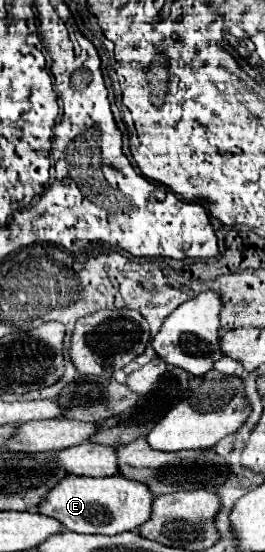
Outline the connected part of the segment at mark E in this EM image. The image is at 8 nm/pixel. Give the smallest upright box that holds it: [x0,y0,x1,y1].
[38,475,152,535]

